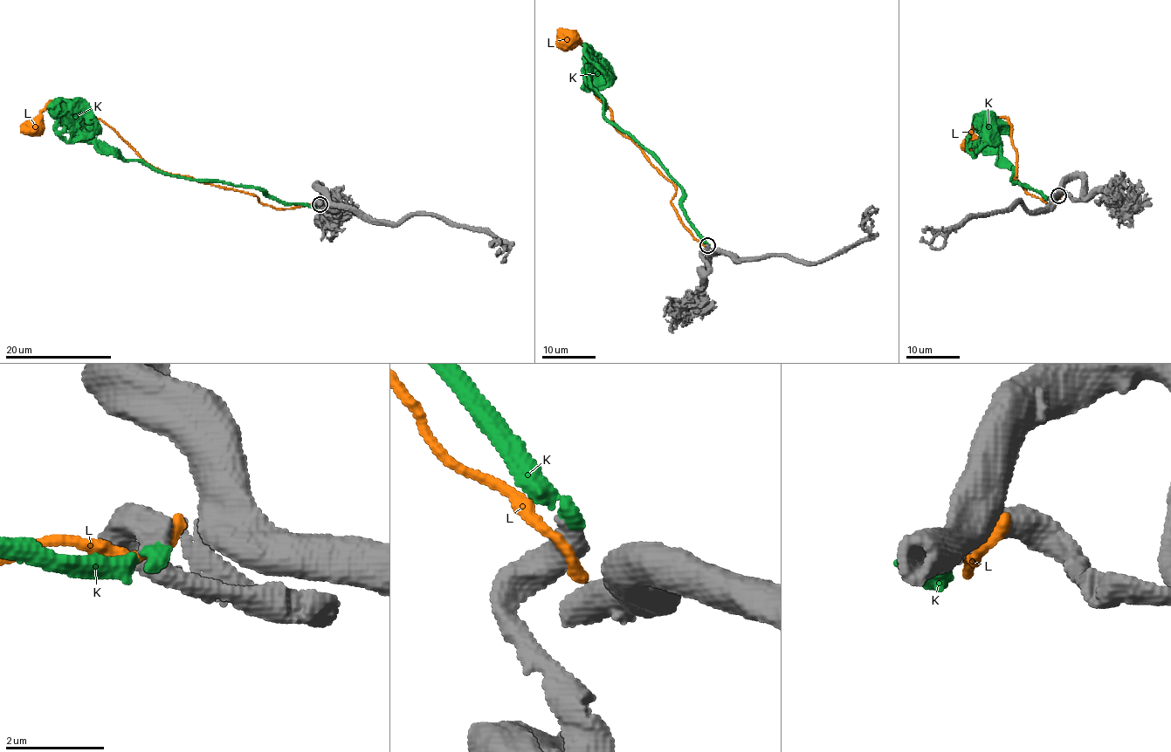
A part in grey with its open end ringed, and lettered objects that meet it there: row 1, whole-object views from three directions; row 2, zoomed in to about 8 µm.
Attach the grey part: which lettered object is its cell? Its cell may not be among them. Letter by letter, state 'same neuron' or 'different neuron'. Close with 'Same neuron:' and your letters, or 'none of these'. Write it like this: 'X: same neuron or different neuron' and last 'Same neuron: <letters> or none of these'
K: same neuron
L: different neuron
Same neuron: K

